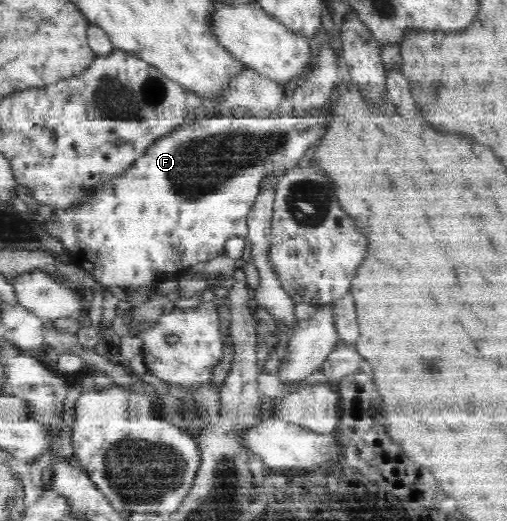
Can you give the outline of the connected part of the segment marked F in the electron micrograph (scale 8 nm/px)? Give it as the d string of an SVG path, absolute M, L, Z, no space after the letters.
M329 100L325 105L318 108L315 118L293 115L292 113L280 114L276 117L234 116L232 113L222 110L206 116L206 120L203 118L195 119L193 122L179 126L172 130L171 133L163 135L158 141L154 141L150 148L126 172L115 176L111 181L105 182L92 190L92 196L89 198L89 201L81 207L55 209L52 218L46 222L46 231L59 236L59 239L68 249L72 263L76 264L80 269L88 271L96 282L100 282L105 288L112 285L117 285L122 289L125 286L136 288L143 283L156 288L158 282L176 280L182 272L192 265L203 261L210 261L217 255L224 254L224 244L229 238L235 236L245 238L247 236L248 217L260 193L267 190L267 186L271 184L272 180L276 180L287 170L296 167L298 162L302 160L306 148L312 145L318 145L320 138L328 130L328 124L332 122L332 114L336 114L332 108L334 108L334 105Z

